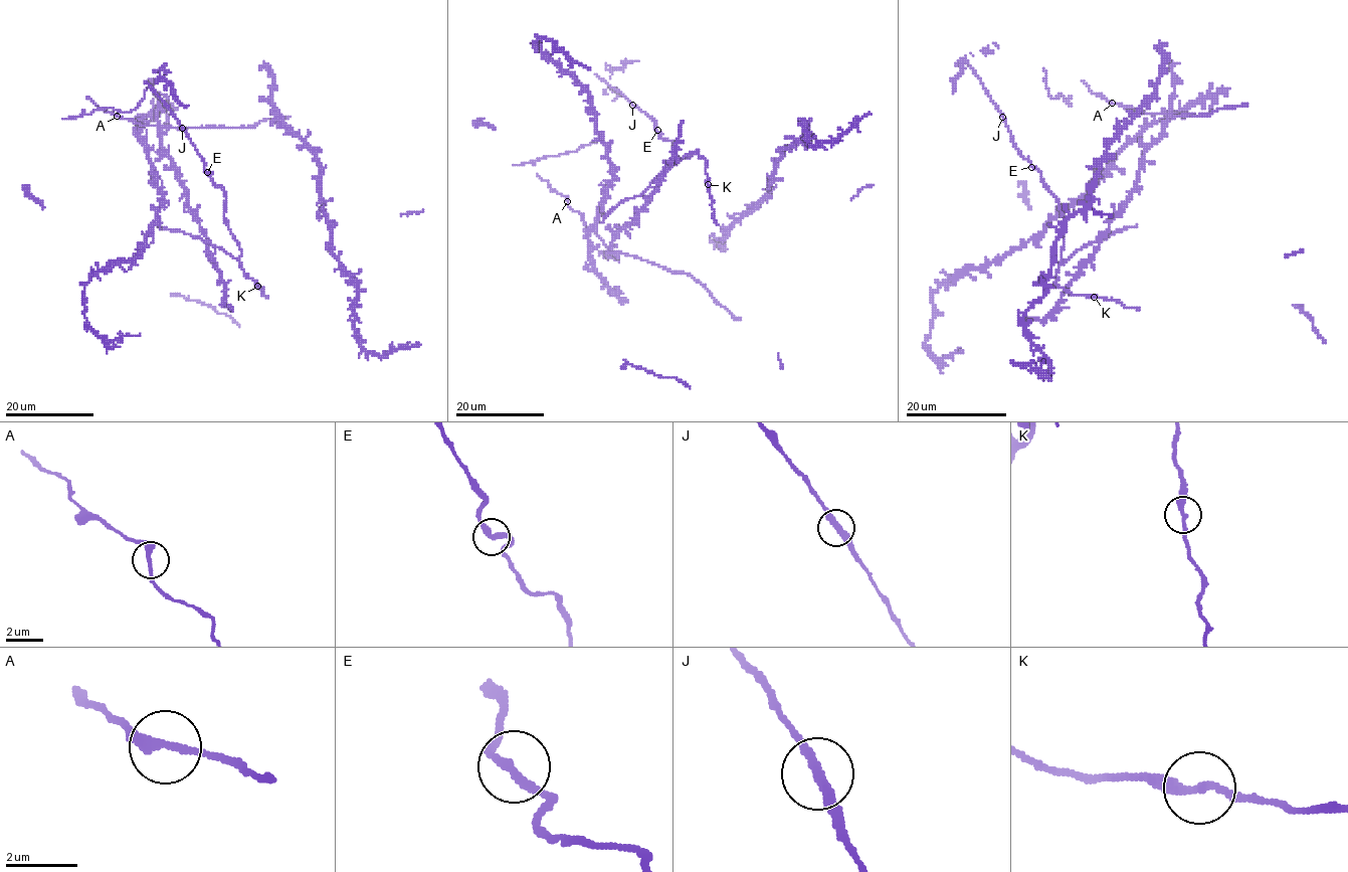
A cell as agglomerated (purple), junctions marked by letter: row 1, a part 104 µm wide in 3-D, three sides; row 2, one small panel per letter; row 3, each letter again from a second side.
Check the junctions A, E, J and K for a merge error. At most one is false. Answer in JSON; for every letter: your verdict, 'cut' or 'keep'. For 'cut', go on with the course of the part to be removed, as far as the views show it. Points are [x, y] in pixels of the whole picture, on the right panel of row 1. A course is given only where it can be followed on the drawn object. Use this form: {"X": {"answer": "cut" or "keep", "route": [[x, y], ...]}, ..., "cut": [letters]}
{"A": {"answer": "keep"}, "E": {"answer": "keep"}, "J": {"answer": "keep"}, "K": {"answer": "keep"}, "cut": []}

